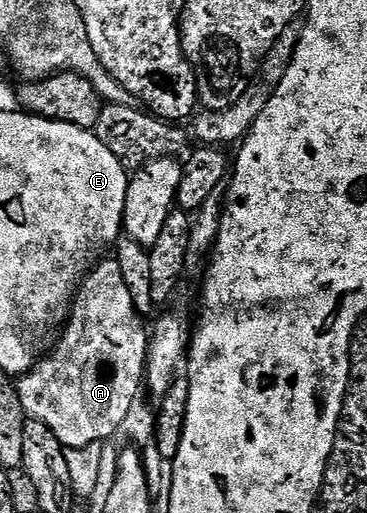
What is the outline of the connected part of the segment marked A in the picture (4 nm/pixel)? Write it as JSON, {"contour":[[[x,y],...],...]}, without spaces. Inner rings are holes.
{"contour":[[[103,260],[91,269],[90,273],[82,279],[78,293],[72,303],[70,317],[54,347],[49,351],[48,356],[34,367],[28,374],[23,374],[17,379],[18,395],[22,401],[22,407],[26,409],[27,419],[48,424],[54,432],[60,444],[65,446],[67,451],[83,449],[86,445],[105,443],[106,438],[110,438],[119,433],[121,425],[128,416],[128,412],[139,401],[138,389],[143,388],[146,377],[146,360],[148,357],[148,326],[142,315],[138,314],[136,304],[132,302],[132,292],[128,292],[128,284],[124,282],[124,272],[120,270],[120,264],[116,260]]]}

